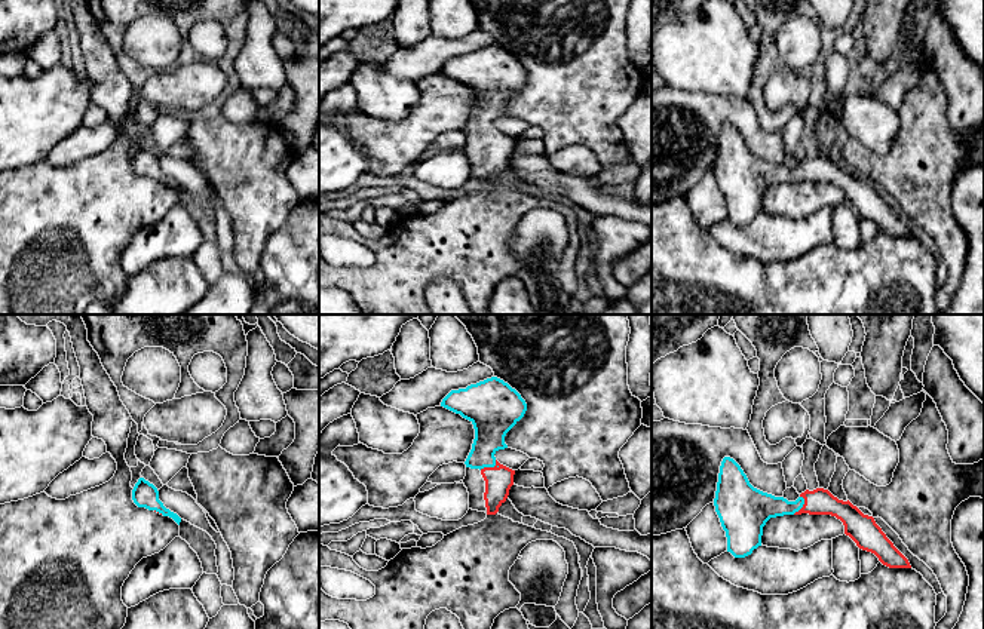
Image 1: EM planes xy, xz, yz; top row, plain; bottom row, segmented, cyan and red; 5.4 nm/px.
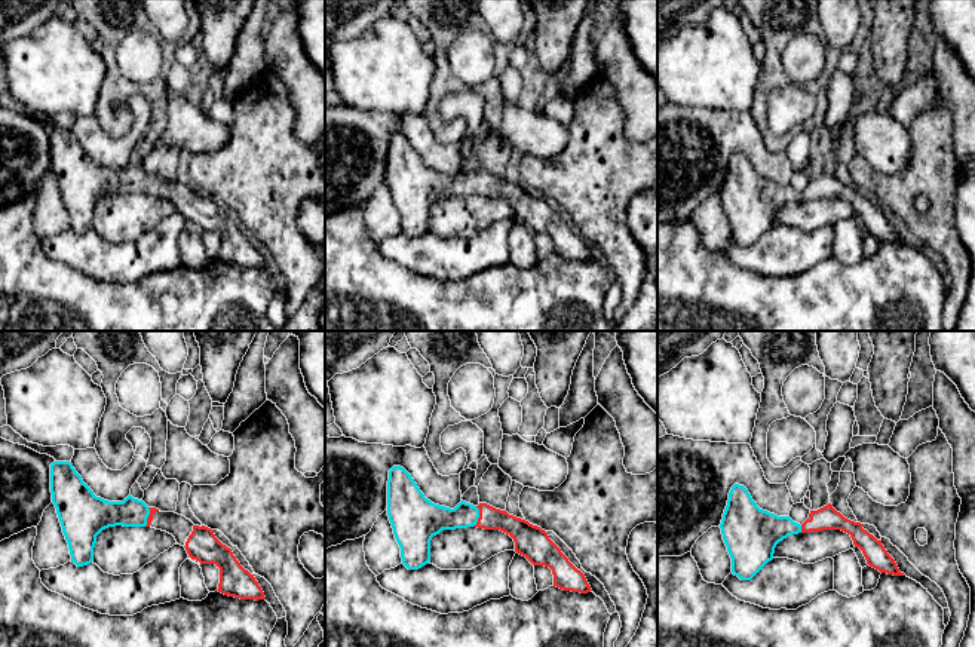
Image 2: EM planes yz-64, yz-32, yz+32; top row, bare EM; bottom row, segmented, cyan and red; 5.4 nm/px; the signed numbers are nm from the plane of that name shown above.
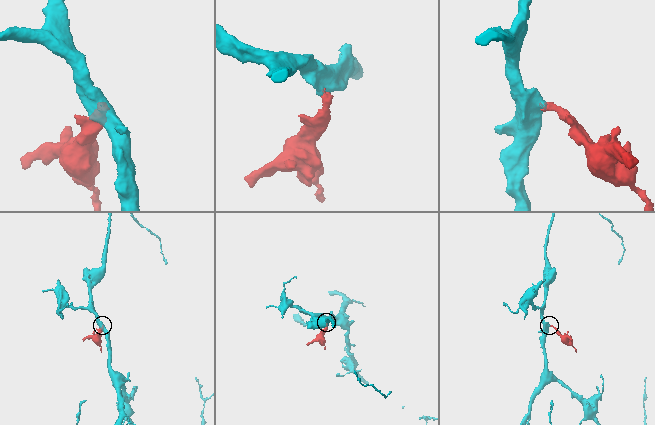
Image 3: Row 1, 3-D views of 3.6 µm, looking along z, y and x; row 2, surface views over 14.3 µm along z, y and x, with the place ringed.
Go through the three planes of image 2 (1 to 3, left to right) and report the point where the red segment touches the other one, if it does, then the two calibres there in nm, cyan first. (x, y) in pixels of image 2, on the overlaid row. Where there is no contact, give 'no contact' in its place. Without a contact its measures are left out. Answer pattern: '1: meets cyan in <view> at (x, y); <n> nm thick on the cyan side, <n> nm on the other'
1: meets cyan in yz-64 at (147, 517); 160 nm thick on the cyan side, 40 nm on the other
2: meets cyan in yz-32 at (478, 517); 160 nm thick on the cyan side, 130 nm on the other
3: meets cyan in yz+32 at (800, 529); 280 nm thick on the cyan side, 130 nm on the other

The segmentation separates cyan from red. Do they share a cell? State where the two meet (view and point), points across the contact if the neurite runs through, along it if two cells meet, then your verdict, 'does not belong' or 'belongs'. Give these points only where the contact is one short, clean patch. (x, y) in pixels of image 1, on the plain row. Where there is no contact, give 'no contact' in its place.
contact xz (489, 134); way xz (492, 88), (489, 134), (499, 147); belongs

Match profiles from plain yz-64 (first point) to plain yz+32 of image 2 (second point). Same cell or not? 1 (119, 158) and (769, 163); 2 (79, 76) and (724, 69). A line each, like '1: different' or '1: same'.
1: same
2: same

